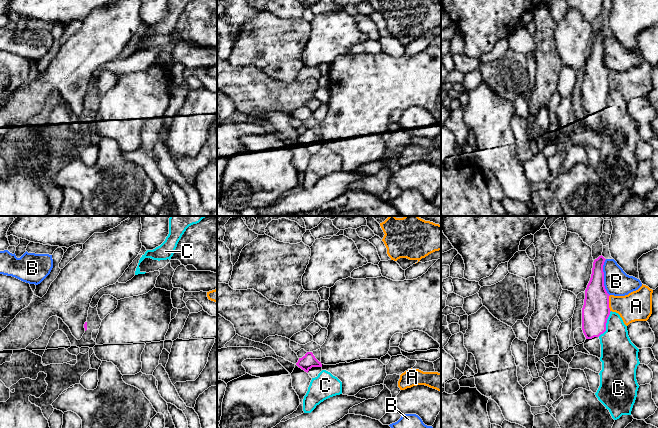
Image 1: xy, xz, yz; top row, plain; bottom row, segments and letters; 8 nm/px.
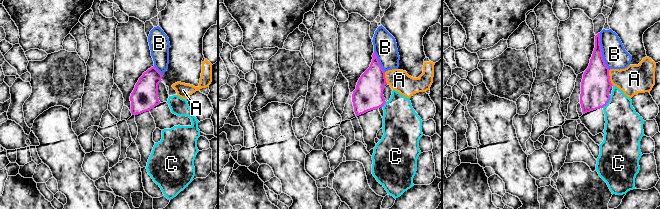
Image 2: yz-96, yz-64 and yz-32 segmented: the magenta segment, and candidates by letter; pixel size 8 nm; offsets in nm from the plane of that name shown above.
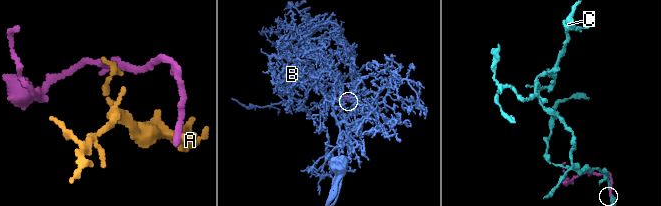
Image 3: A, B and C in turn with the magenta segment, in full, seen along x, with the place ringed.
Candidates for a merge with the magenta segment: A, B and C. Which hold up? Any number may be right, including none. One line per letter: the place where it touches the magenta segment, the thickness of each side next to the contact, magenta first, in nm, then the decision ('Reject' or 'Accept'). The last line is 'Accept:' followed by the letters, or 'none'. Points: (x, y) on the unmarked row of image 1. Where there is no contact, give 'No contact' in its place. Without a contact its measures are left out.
A: Touches magenta at yz (608, 79). Thickness 220 nm (magenta) against 240 nm. Reject
B: Touches magenta at yz (603, 53). Thickness 200 nm (magenta) against 200 nm. Reject
C: Touches magenta at yz (605, 100). Thickness 220 nm (magenta) against 280 nm. Reject
Accept: none

